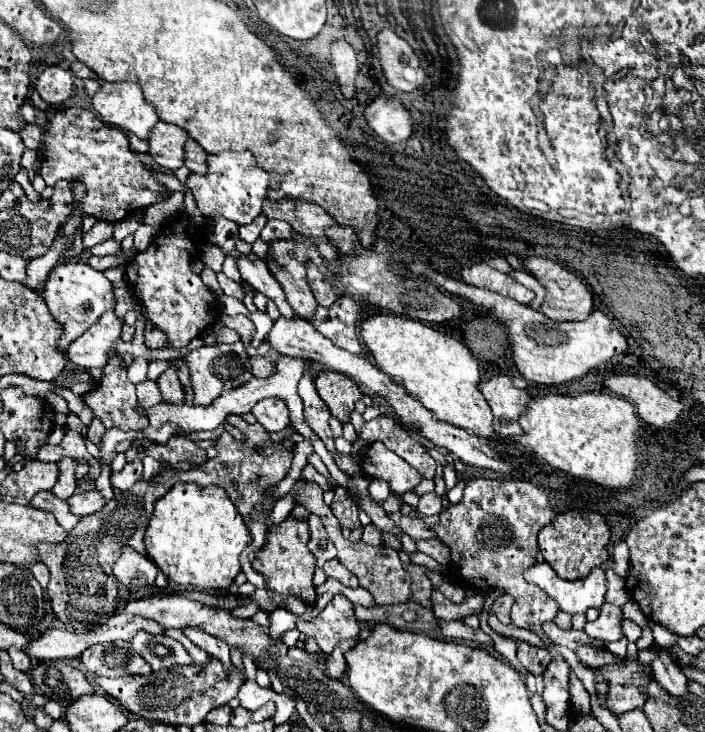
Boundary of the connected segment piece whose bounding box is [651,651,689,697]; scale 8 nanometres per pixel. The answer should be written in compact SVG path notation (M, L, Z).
M659 653L659 657L651 663L651 667L655 667L655 677L659 679L659 685L673 697L683 697L689 693L687 689L687 677L683 675L683 671L679 669L679 665L667 655L667 653Z

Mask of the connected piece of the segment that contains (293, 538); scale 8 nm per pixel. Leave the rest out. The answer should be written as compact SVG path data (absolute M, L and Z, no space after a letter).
M289 515L283 523L271 525L267 531L265 545L255 553L253 569L267 577L267 589L275 593L293 593L301 595L305 601L315 601L315 585L313 585L313 571L315 571L315 557L307 549L309 543L309 525L305 519L295 519Z

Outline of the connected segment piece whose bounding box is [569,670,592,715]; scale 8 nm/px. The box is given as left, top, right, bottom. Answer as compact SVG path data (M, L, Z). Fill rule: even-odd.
M571 670L569 681L570 701L572 706L577 709L580 714L588 715L591 711L590 695L584 688L583 683L577 678L573 670Z

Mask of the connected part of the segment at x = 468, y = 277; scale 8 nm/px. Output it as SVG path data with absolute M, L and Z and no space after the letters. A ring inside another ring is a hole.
M477 263L477 265L465 267L461 271L461 277L469 285L501 293L501 295L511 297L511 299L515 299L519 303L525 303L525 305L529 305L535 299L535 293L531 289L517 283L511 275L499 273L495 267L487 265L487 263Z

